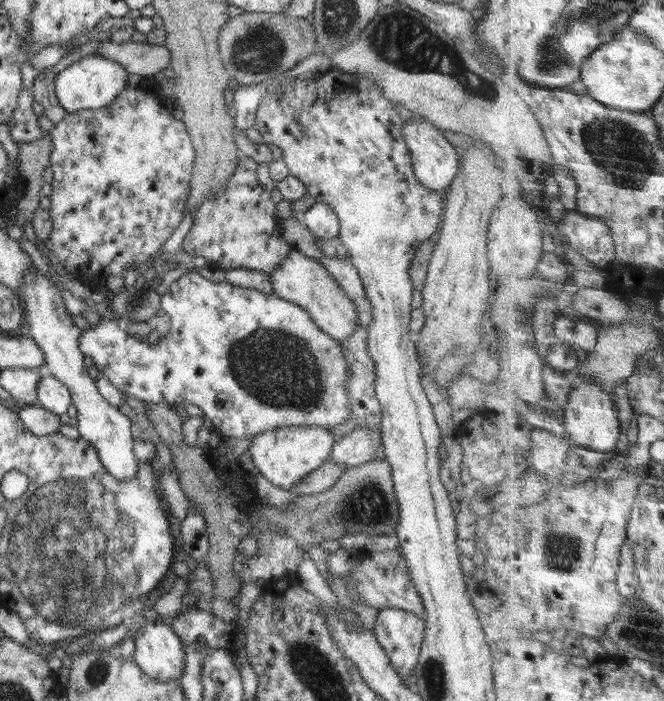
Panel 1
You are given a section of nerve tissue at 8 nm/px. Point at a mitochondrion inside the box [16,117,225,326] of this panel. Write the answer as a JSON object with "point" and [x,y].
{"point":[132,304]}

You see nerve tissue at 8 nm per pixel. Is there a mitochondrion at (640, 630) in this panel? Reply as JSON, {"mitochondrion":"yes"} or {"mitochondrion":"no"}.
{"mitochondrion":"yes"}

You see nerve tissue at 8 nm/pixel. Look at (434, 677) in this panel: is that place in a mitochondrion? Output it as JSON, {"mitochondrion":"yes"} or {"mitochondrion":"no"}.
{"mitochondrion":"yes"}

